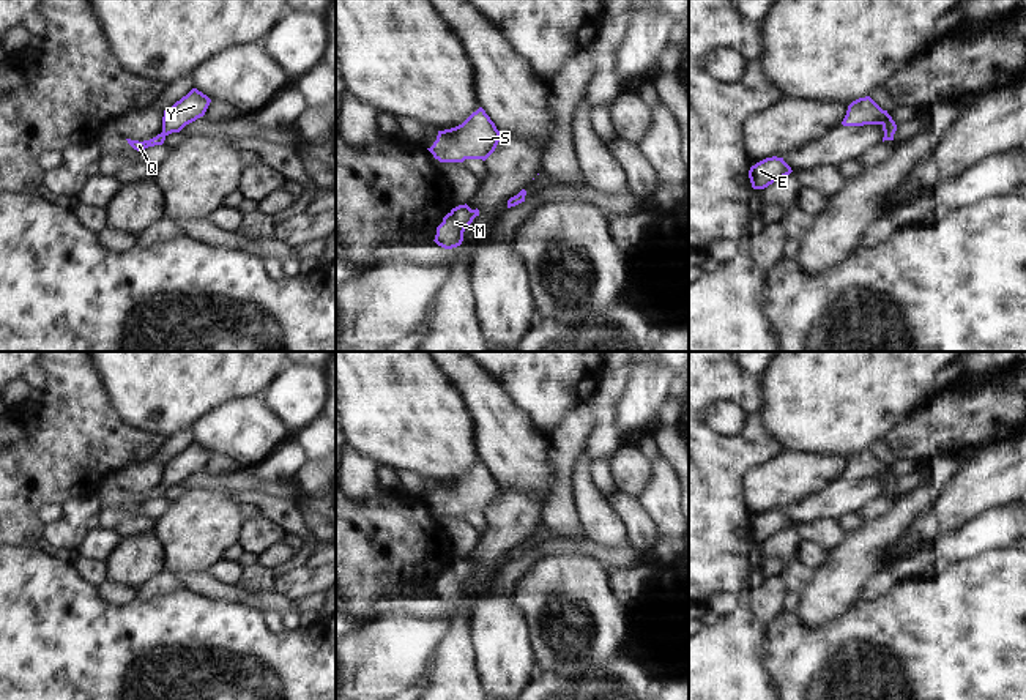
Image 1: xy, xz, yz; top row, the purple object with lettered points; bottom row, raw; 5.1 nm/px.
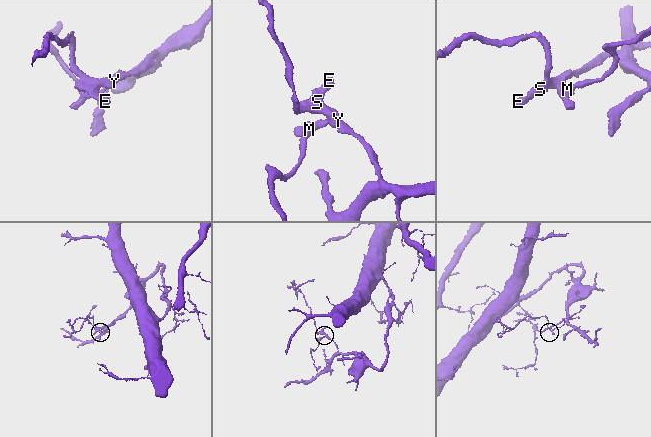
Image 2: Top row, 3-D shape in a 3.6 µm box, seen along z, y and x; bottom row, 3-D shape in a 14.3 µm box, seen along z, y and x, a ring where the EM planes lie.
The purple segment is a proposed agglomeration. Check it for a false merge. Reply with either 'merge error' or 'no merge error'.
no merge error

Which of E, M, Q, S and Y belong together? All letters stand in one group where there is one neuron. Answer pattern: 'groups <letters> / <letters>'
groups E M Q S Y

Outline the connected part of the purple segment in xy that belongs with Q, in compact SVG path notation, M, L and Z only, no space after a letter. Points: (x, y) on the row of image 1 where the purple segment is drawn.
M192 88L186 96L183 96L172 107L164 110L161 134L143 142L131 140L131 139L126 140L137 151L142 151L154 145L162 145L169 134L180 132L186 125L203 117L210 102L211 99L206 95L203 95L197 88Z

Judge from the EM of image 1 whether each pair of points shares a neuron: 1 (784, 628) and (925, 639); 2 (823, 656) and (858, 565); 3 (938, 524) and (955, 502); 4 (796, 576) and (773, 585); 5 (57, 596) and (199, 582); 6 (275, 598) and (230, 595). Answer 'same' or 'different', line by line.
1: same
2: different
3: same
4: different
5: different
6: same

